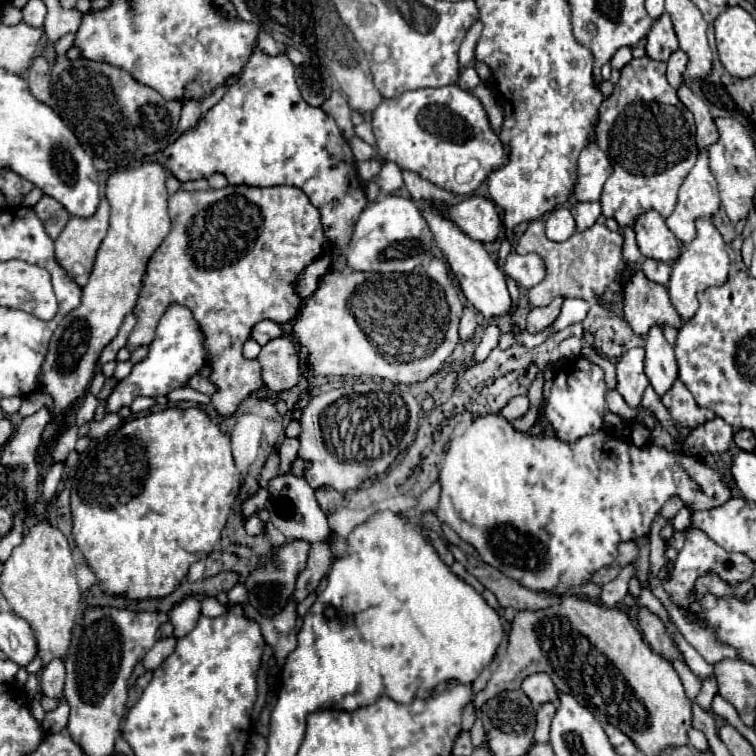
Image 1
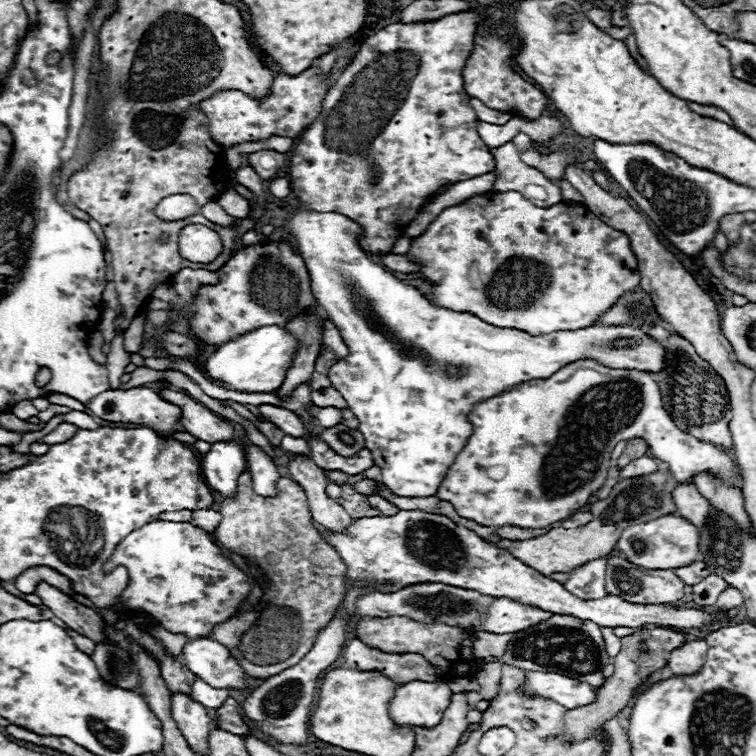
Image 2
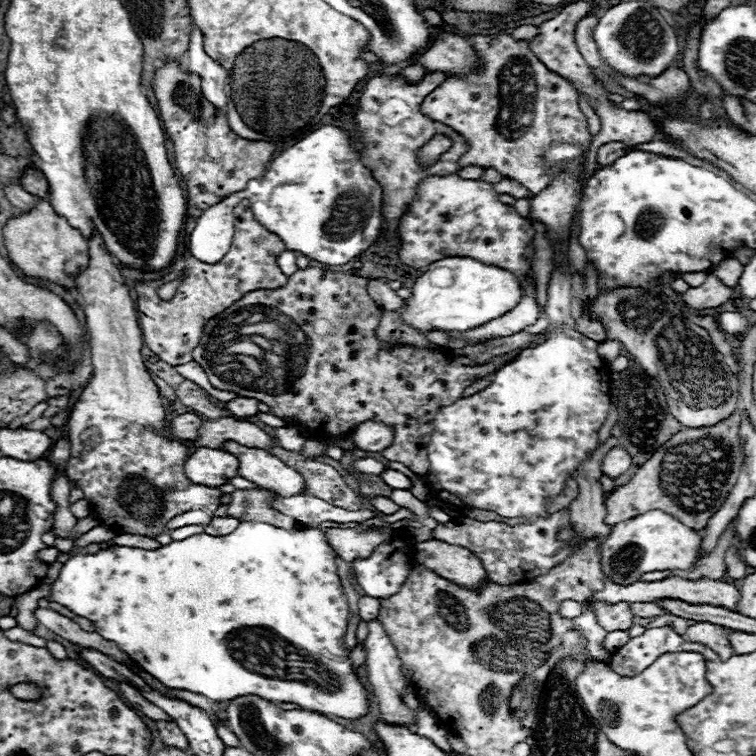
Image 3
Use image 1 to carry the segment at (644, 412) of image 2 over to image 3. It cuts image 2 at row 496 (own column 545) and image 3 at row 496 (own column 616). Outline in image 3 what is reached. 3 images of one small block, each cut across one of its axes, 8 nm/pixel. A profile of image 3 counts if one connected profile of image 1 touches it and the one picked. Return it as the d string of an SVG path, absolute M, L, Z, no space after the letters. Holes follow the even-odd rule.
M554 144L546 150L546 166L556 166L564 160L580 156L576 172L562 172L550 180L550 184L530 198L530 218L546 226L546 234L556 248L556 268L548 286L546 316L554 326L550 340L536 348L522 350L518 360L506 364L492 376L492 384L470 398L460 398L454 404L440 408L434 416L434 432L426 444L430 472L426 482L432 486L436 498L452 506L468 506L480 510L492 510L504 518L546 518L546 498L562 492L566 478L586 458L590 450L598 446L598 430L604 424L610 408L610 374L608 364L596 354L598 342L582 336L574 330L574 318L570 314L570 270L566 248L570 240L572 218L578 214L580 192L584 188L580 170L586 160L586 152L580 144Z

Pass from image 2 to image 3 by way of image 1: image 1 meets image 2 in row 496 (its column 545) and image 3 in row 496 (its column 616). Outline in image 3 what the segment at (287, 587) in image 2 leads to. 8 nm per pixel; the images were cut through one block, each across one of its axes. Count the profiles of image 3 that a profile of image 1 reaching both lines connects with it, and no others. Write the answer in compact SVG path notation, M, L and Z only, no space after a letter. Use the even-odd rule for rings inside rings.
M264 488L234 490L228 514L240 520L266 520L268 524L282 524L282 528L294 528L294 520L290 516L284 516L268 506L266 500L272 498L276 498L274 492L266 492Z

